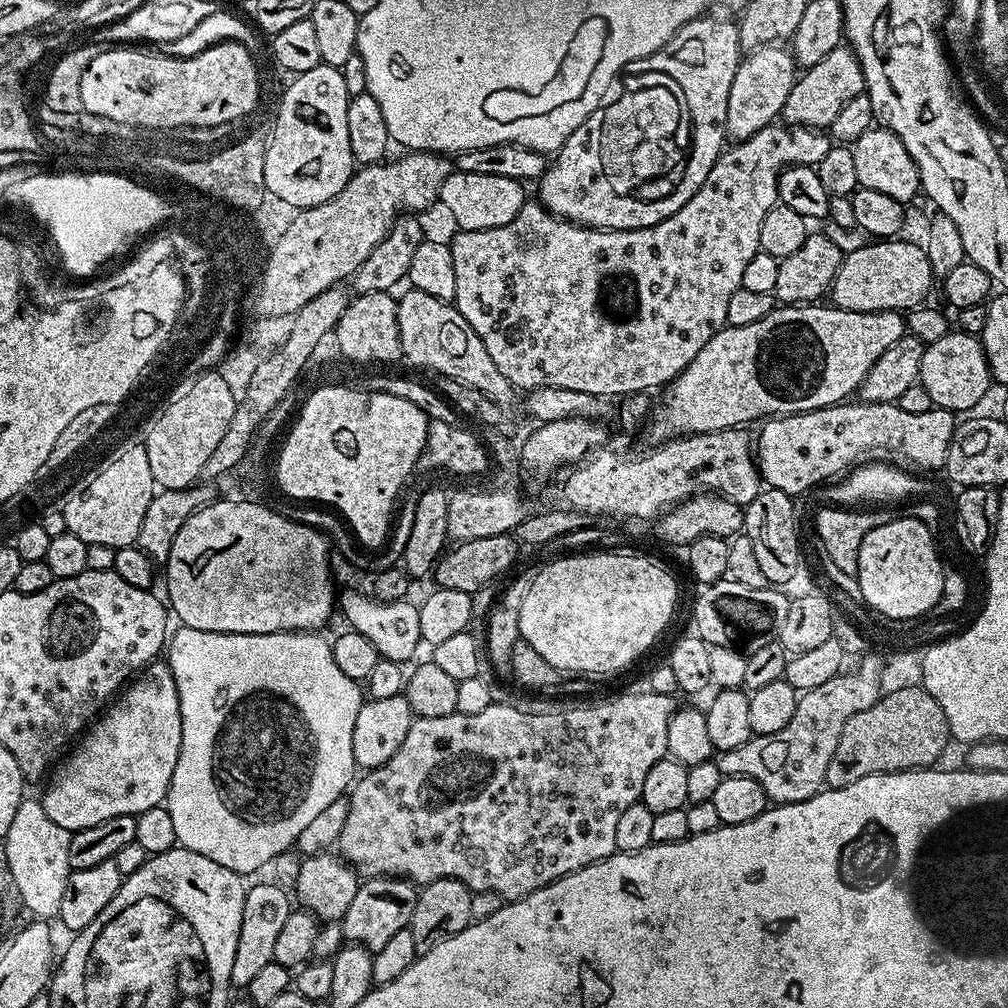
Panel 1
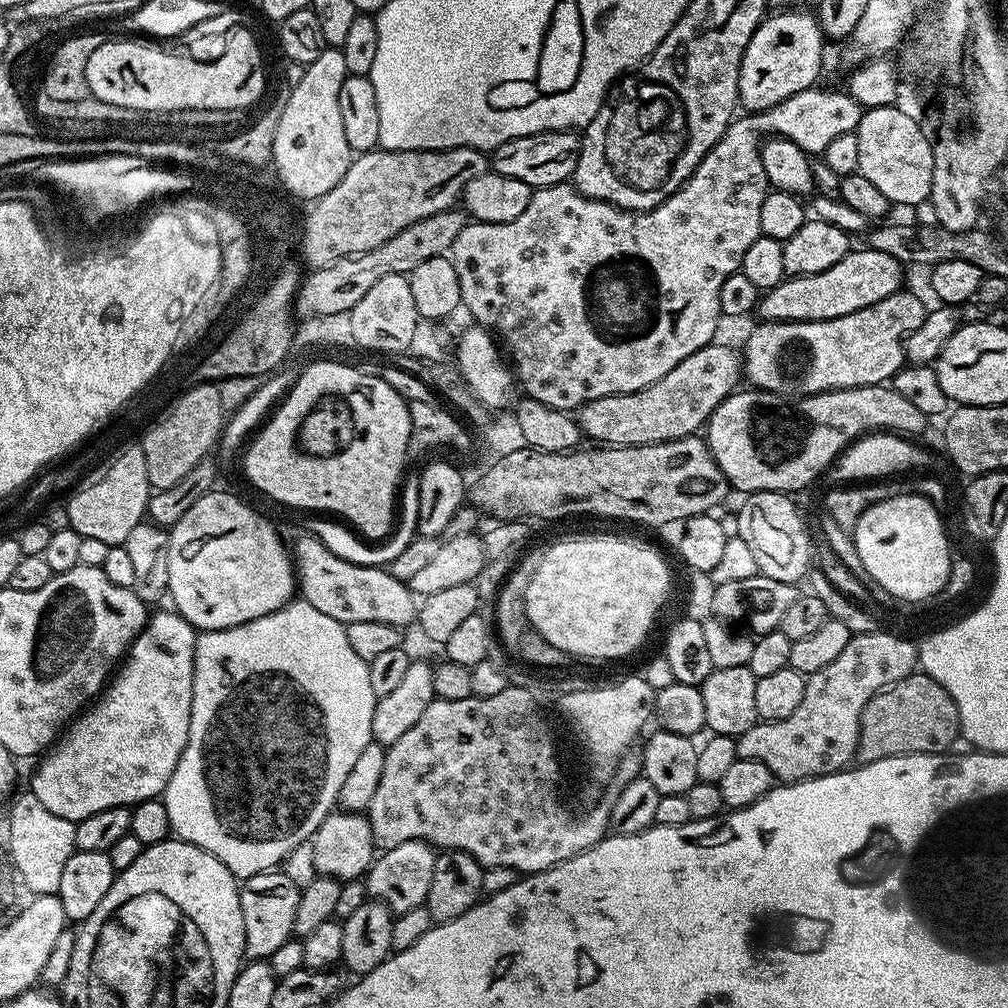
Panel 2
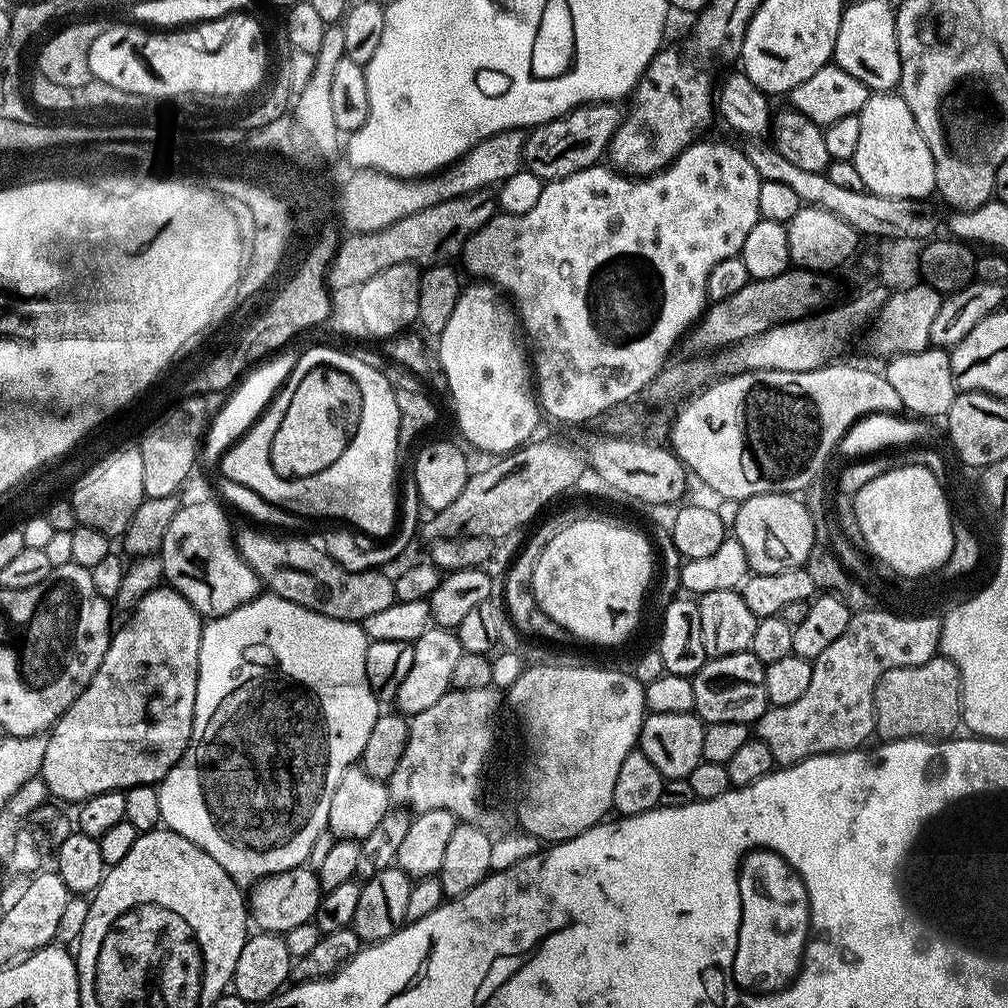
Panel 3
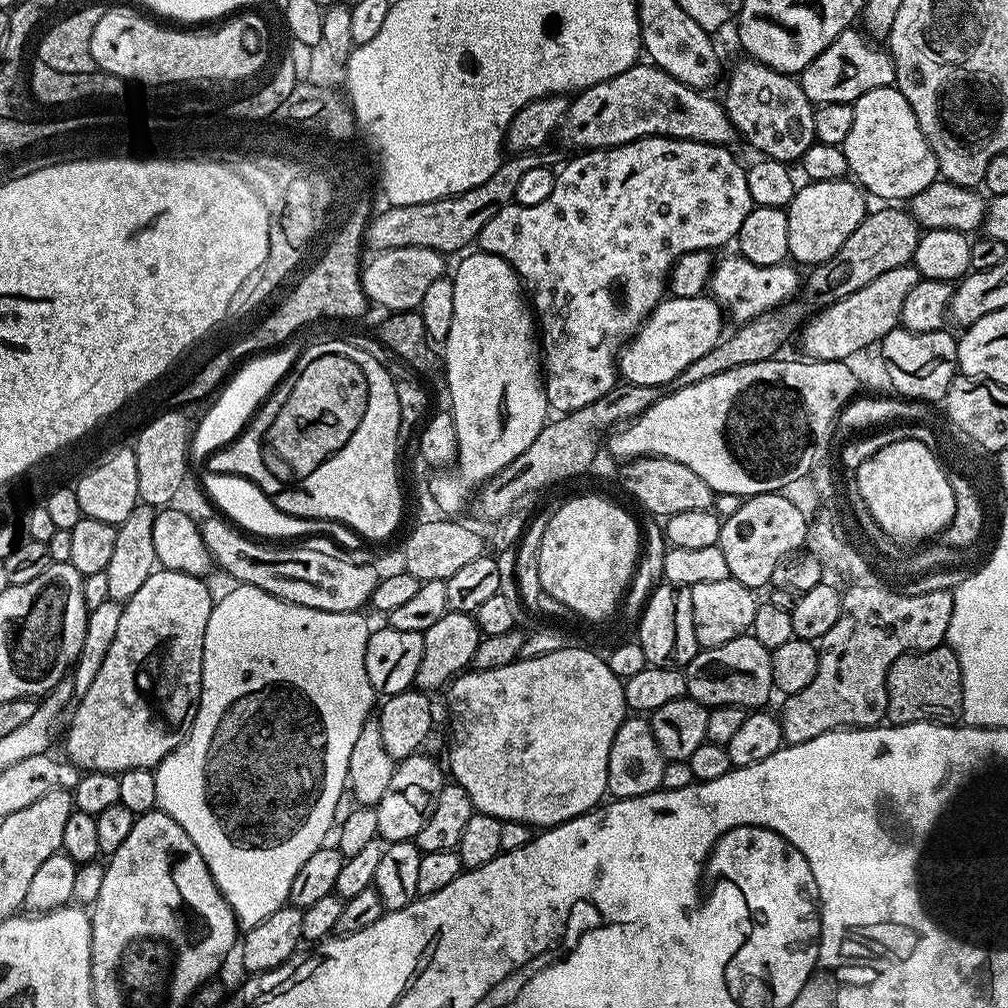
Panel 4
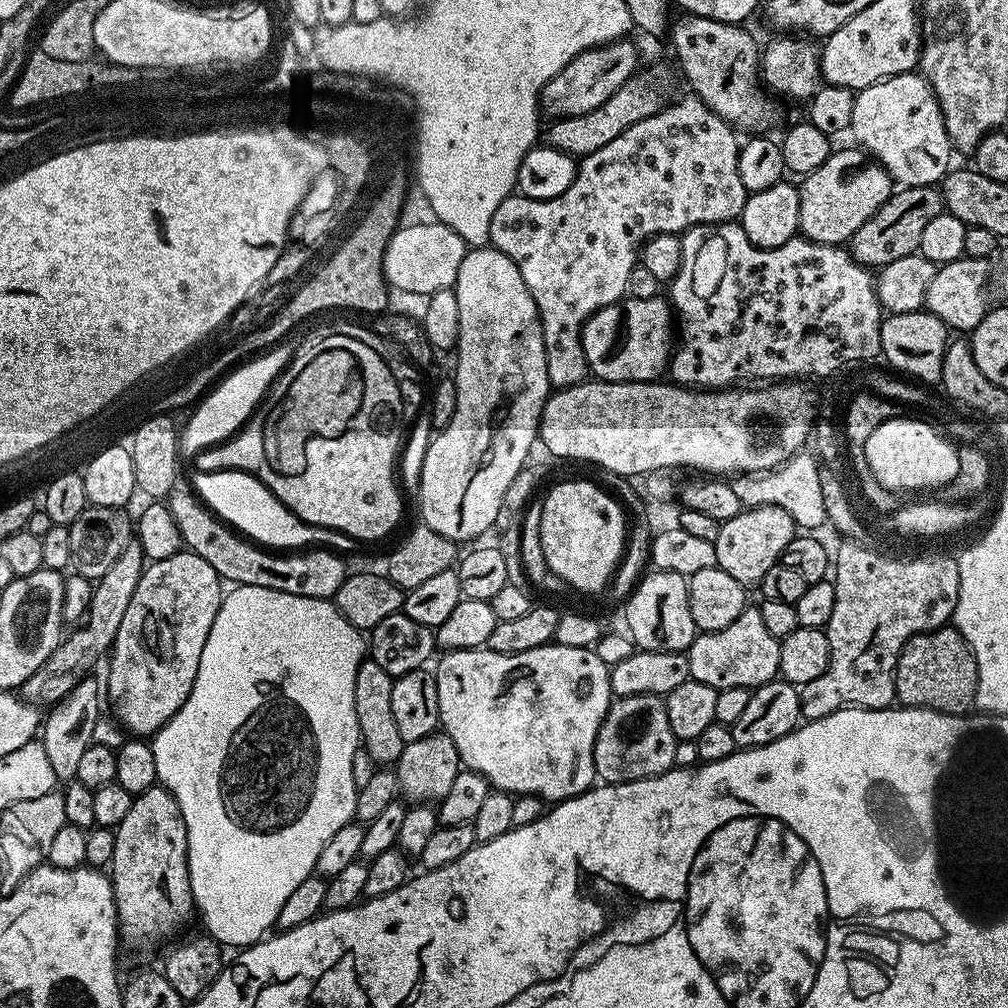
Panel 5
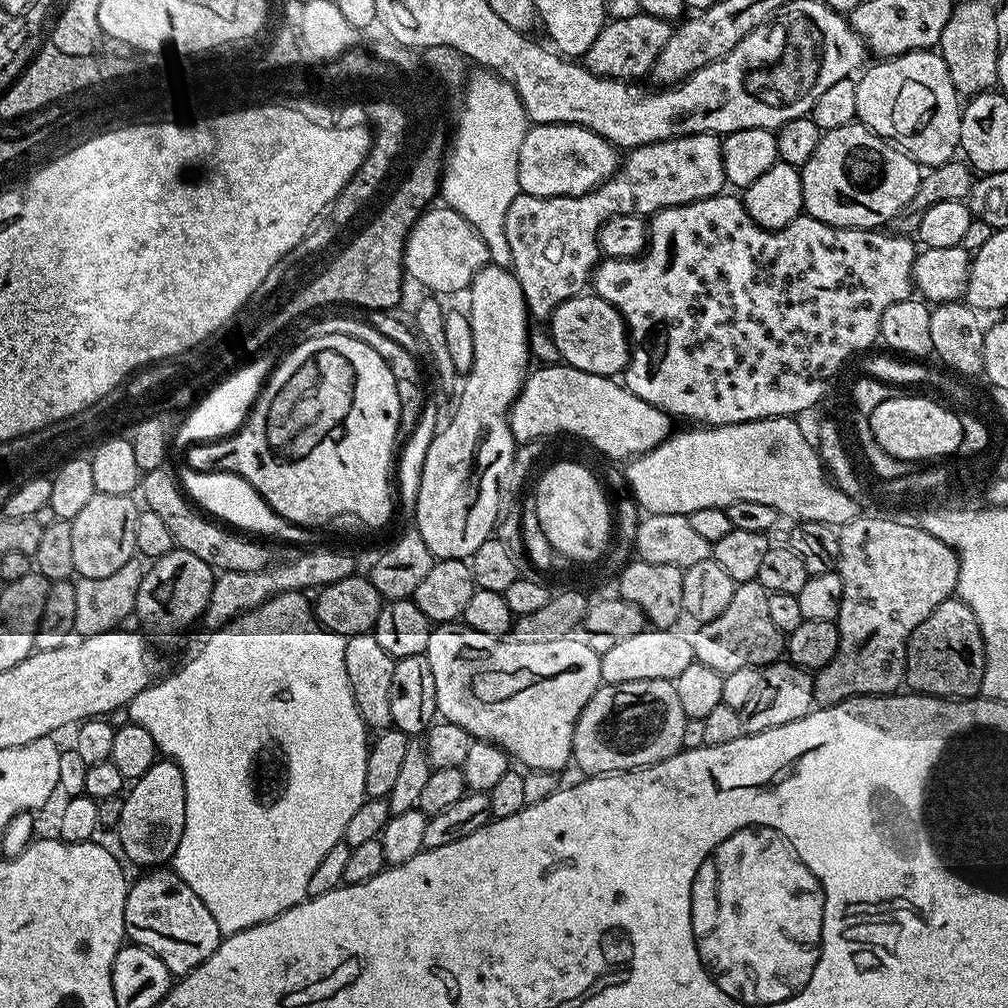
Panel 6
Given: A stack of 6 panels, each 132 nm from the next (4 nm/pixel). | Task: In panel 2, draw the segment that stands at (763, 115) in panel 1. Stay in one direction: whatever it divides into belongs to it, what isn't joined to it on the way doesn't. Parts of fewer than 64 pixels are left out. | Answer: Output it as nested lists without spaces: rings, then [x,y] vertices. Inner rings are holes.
[[[780,10],[777,16],[769,15],[760,21],[760,25],[754,30],[750,42],[746,46],[746,54],[742,58],[740,77],[738,78],[738,90],[740,91],[739,103],[744,104],[749,113],[765,112],[767,108],[778,106],[786,98],[798,94],[802,90],[813,87],[820,76],[820,67],[824,64],[824,44],[826,37],[820,29],[819,19],[812,16],[808,10]]]

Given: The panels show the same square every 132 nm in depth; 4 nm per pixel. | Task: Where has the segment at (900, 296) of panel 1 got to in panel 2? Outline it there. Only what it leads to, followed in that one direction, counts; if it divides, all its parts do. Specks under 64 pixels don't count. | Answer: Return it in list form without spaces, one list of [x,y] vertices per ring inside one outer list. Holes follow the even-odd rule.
[[[867,246],[861,252],[850,250],[842,262],[834,262],[830,270],[822,270],[809,276],[788,276],[778,286],[767,289],[761,295],[758,316],[761,321],[773,320],[829,320],[854,314],[863,308],[890,298],[890,294],[905,287],[905,265],[898,258]]]

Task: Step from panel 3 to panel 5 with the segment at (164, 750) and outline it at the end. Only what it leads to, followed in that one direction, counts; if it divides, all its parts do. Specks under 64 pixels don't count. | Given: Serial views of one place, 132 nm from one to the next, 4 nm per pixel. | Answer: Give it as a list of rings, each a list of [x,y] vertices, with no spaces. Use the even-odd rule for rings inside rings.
[[[187,550],[175,552],[165,560],[153,560],[145,567],[142,578],[134,590],[134,598],[130,598],[130,606],[126,606],[126,614],[122,617],[122,626],[118,626],[118,634],[110,649],[108,664],[108,684],[106,680],[106,700],[112,703],[112,712],[129,728],[136,738],[148,738],[159,728],[166,726],[174,714],[186,702],[190,690],[194,686],[194,678],[198,678],[198,662],[202,662],[202,646],[206,646],[206,638],[210,634],[210,626],[214,626],[214,618],[220,609],[222,599],[222,581],[220,575],[198,554]]]

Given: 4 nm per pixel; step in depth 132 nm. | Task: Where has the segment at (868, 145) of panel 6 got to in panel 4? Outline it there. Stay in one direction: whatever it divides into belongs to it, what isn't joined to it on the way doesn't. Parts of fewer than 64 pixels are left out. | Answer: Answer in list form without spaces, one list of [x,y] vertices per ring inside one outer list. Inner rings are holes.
[[[852,178],[814,180],[805,185],[805,188],[804,185],[797,187],[786,209],[790,222],[788,254],[797,265],[819,266],[834,258],[834,254],[842,250],[842,242],[846,242],[846,238],[850,238],[850,234],[854,234],[856,227],[863,222],[866,193]]]

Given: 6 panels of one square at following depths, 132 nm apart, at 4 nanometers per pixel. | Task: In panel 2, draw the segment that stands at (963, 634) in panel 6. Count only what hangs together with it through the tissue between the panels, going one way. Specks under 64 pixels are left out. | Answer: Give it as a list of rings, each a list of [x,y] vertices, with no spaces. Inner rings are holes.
[[[913,674],[885,688],[864,708],[856,756],[865,764],[906,754],[944,754],[960,736],[960,715],[954,698],[934,678]]]

